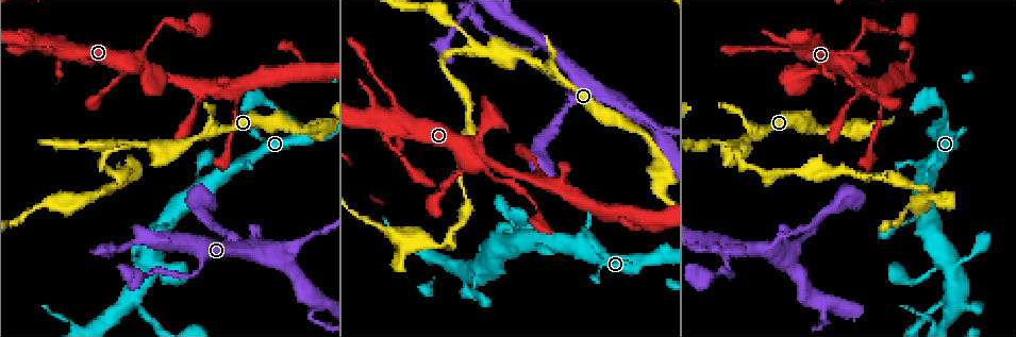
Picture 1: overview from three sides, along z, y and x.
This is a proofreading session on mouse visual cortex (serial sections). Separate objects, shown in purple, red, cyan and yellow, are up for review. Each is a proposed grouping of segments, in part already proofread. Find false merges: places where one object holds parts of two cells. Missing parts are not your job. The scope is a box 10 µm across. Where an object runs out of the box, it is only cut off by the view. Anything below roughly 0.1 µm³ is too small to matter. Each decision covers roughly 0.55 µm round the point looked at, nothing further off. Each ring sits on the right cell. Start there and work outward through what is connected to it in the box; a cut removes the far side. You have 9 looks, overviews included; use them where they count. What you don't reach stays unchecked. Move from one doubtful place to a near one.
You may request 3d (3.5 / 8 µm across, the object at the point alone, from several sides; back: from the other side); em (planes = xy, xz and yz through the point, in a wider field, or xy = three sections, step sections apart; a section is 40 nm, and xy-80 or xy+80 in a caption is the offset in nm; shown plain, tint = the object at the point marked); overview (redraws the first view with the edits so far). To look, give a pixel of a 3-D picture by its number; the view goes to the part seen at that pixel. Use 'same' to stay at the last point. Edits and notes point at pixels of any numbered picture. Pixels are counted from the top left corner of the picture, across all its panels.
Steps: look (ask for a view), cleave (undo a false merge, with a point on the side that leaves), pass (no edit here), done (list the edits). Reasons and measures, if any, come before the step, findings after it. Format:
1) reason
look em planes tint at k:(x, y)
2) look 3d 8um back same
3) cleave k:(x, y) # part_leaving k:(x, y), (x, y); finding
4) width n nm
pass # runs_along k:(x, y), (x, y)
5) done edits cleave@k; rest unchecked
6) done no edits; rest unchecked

thin arm on a thick one
look 3d 3.5um at 1:(736, 145)

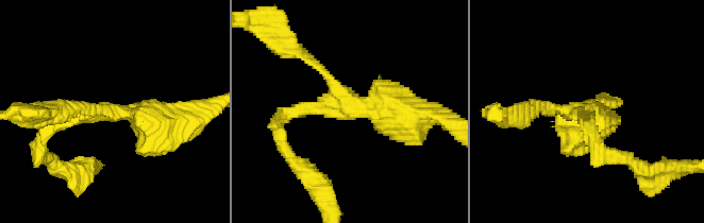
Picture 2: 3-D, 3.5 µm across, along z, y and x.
arms 3; arm_widths 150, 200, 500 nm; need the tissue
look em xy step 3 tint at 2:(357, 112)

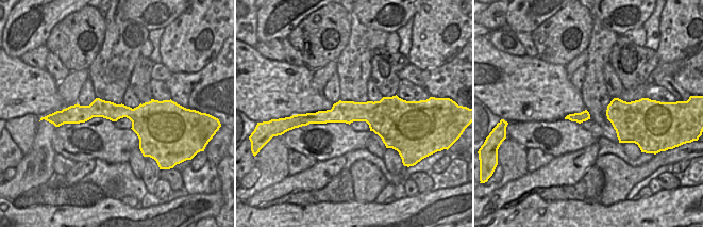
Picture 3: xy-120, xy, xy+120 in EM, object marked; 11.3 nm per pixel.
width 280 nm
pass # runs_along 3:(400, 106), (308, 118); one cell here

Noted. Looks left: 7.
three-way junction
look 3d 3.5um back at 1:(613, 99)

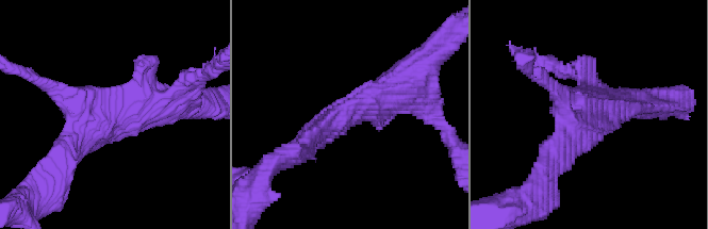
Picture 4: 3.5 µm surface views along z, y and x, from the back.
look em xy step 1 tint at 4:(115, 110)

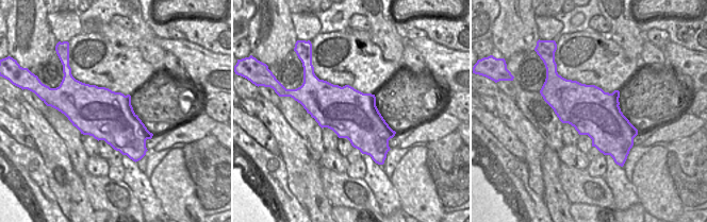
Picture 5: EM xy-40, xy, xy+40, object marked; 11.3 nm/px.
cut it another way
look em planes tint same

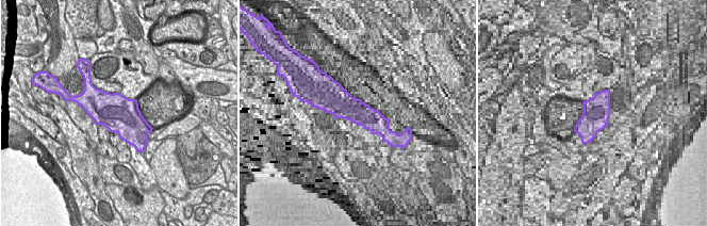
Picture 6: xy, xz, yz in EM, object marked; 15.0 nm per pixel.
pass # runs_along 4:(413, 79), (329, 123), (302, 145); continuous, no second cell

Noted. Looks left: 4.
abrupt turn
look 3d 3.5um back at 1:(232, 88)

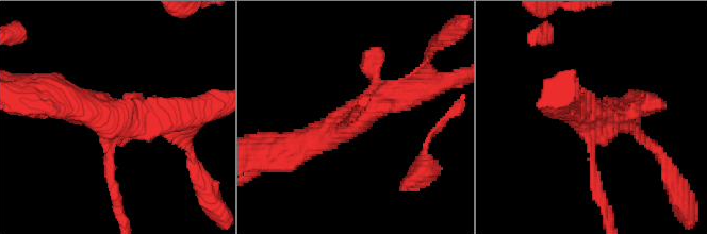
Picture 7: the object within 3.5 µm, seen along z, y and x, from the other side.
look em xy step 3 tint at 7:(595, 117)

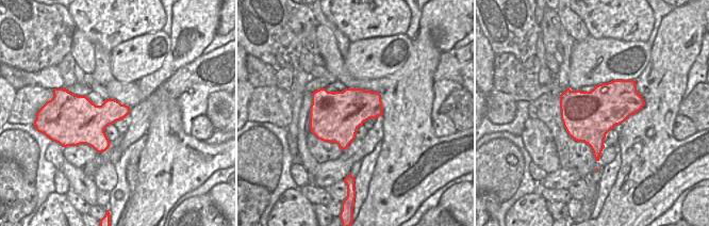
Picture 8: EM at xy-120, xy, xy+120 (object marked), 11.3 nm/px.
pass # runs_along 7:(420, 89), (292, 147); one cell here

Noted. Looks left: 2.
sudden change in width
look 3d 3.5um at 1:(490, 174)

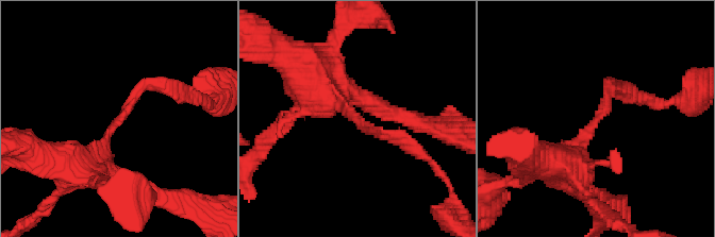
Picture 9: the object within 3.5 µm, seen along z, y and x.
arm_widths 150, 450 nm
look em xy step 5 tint at 9:(354, 116)

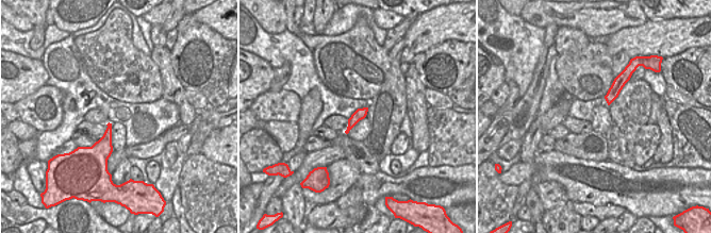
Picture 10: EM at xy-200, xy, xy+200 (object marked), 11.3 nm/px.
pass # runs_along 9:(81, 165), (146, 86), (169, 86); continuous, no second cell

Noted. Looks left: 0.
done no edits; rest unchecked

